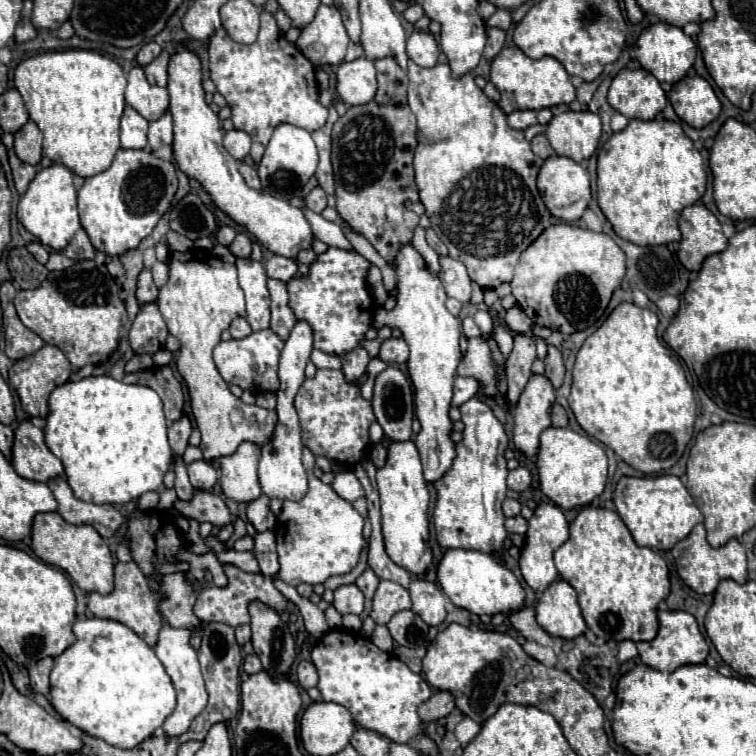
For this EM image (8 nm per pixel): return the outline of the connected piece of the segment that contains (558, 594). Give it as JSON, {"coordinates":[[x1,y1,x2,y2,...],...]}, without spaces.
{"coordinates":[[553,581,541,595,535,613,539,625,553,637,575,639,587,629,577,603,577,593,567,581]]}

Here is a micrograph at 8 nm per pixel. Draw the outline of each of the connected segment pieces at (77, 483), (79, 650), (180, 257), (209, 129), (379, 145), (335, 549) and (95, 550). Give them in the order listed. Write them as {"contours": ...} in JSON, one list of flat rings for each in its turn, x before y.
{"contours":[[[113,377,67,381,49,397,45,443,61,459,67,481,81,501,121,505,163,485,171,451,159,395,145,385,127,385]],[[97,617,79,619,73,625,73,633,77,641,55,659,55,667,51,671,51,705,65,721,79,727,87,735,99,737,119,749,133,749,151,737,153,731,159,729,175,711,175,689,169,675,165,673,155,651,119,621]],[[201,249,171,253,169,281,159,289,157,305,169,333,181,343,177,371,189,389,193,417,201,431,199,447,203,451,203,459,213,463,219,457,227,457,235,453,243,441,251,441,259,447,271,441,277,425,277,413,237,399,219,375,211,357,213,347,221,341,221,333,231,325,231,321,235,317,245,317,245,299,237,283,235,265,225,263,213,253]],[[185,45,171,53,167,91,169,113,173,115,173,157,177,167,185,175,197,179,213,197,217,207,233,221,247,227,271,253,297,259,301,251,311,249,315,235,299,207,293,207,287,201,271,197,263,191,249,189,245,185,239,173,239,161,235,161,223,147,225,131,221,129,221,121,205,103,205,91,201,87,201,59]],[[393,57,375,61,379,89,373,101,349,107,333,125,333,173,339,217,363,235,377,253,395,267,395,257,413,237,419,215,409,205,419,201,413,181,413,153,417,147,415,115,407,105,407,71]],[[303,447,303,465,309,473,309,491,301,501,283,501,283,509,277,517,275,537,279,553,279,579,287,585,297,587,299,583,325,583,331,575,349,573,365,545,363,541,363,517,353,509,353,505,341,499,331,485,321,483,313,475,315,459,313,453]],[[39,513,33,521,33,553,69,573,69,577,77,583,83,593,111,593,113,589,113,557,103,537,91,525,71,525,59,517,59,513]]]}

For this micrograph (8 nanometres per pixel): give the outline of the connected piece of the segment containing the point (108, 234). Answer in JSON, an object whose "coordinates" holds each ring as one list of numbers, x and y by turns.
{"coordinates":[[119,149,111,167,99,175,85,179,85,185,79,189,79,193,77,193,79,207,77,209,79,209,81,225,87,231,89,239,97,251,101,251,109,257,121,257,123,253,137,249,143,237,151,235,151,231,159,223,161,215,171,207,175,191,177,191,177,177,175,177,173,163,157,159,149,149]]}

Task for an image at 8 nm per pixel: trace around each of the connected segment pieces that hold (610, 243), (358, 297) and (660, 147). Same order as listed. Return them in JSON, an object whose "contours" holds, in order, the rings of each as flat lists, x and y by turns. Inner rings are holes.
{"contours":[[[557,223,547,227,539,239,521,253,511,289,519,307,535,325,571,335,593,327,603,317,623,277,625,253,609,235]],[[329,247,329,251,319,255,311,265,309,275,293,277,287,283,289,305,295,311,295,317,305,319,313,327,315,349,343,357,365,337,365,331,371,327,371,319,375,315,373,297,365,283,367,269,369,261,359,253]],[[633,119,629,125,613,133,609,141,605,143,603,151,597,159,597,201,603,211,603,215,613,225,615,233,631,241,635,245,667,245,681,239,677,221,679,213,687,205,695,205,707,185,707,173,703,167,703,159,699,151,695,149,693,141,683,133,681,125,667,119,653,119,653,121,641,121]]]}

